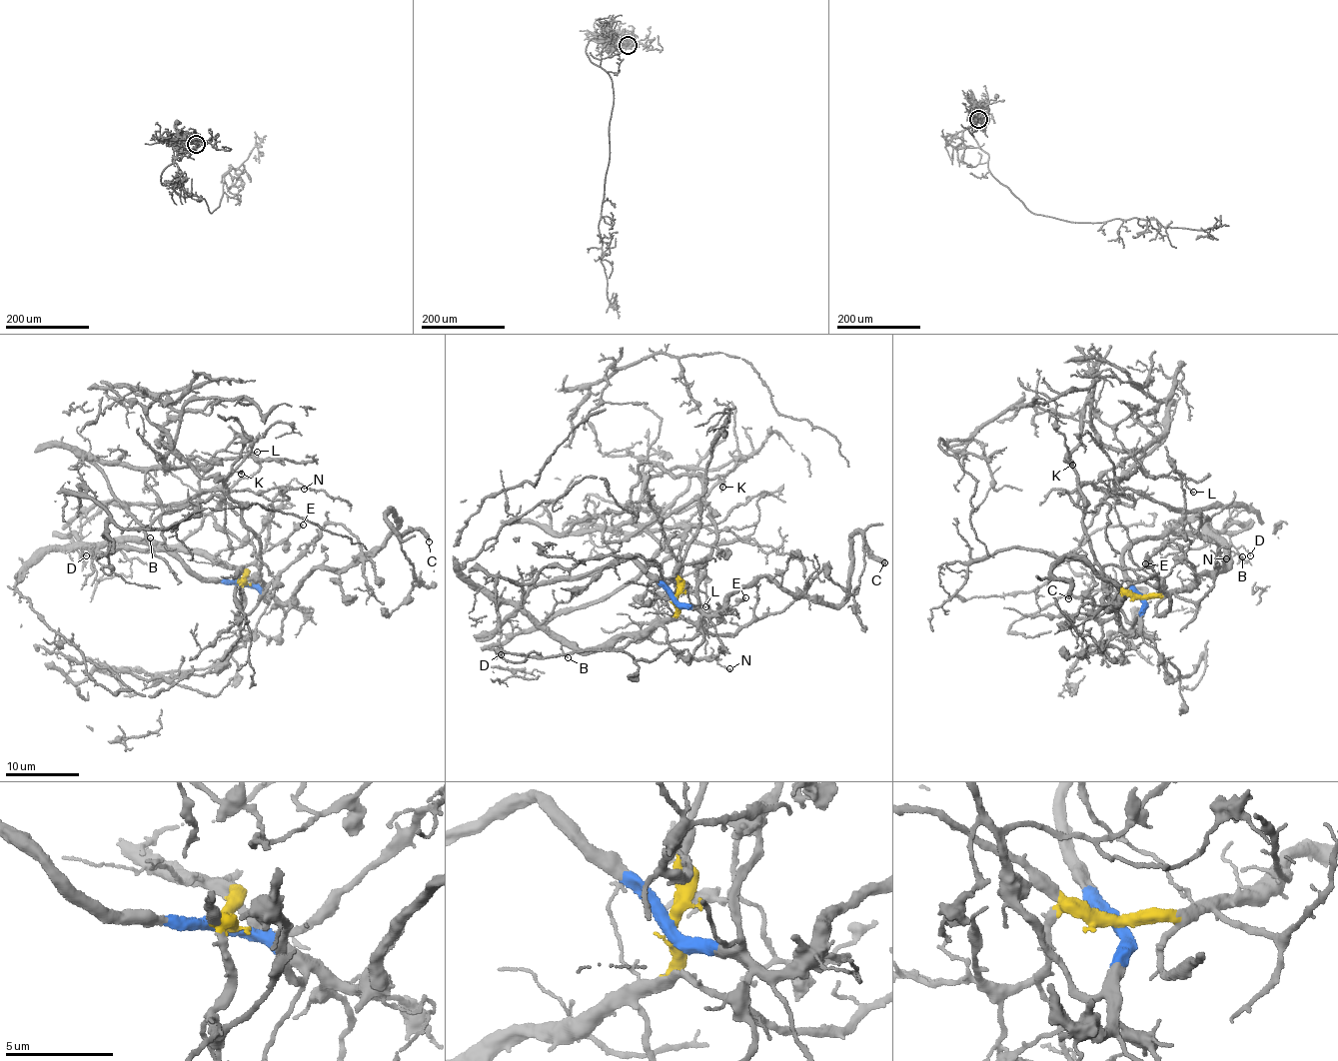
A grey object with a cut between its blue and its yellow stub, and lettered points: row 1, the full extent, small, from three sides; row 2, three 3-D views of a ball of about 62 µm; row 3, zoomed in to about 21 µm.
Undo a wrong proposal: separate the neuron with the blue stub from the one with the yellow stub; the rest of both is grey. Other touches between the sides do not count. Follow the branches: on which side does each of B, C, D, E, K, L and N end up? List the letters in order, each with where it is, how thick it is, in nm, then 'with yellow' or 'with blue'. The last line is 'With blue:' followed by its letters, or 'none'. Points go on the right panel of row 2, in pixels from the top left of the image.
B: (1242, 556) | 110 nm | with yellow
C: (1068, 598) | 320 nm | with blue
D: (1250, 555) | 120 nm | with yellow
E: (1145, 563) | 340 nm | with blue
K: (1072, 465) | 110 nm | with blue
L: (1193, 492) | 120 nm | with blue
N: (1226, 558) | 140 nm | with yellow
With blue: C, E, K, L

